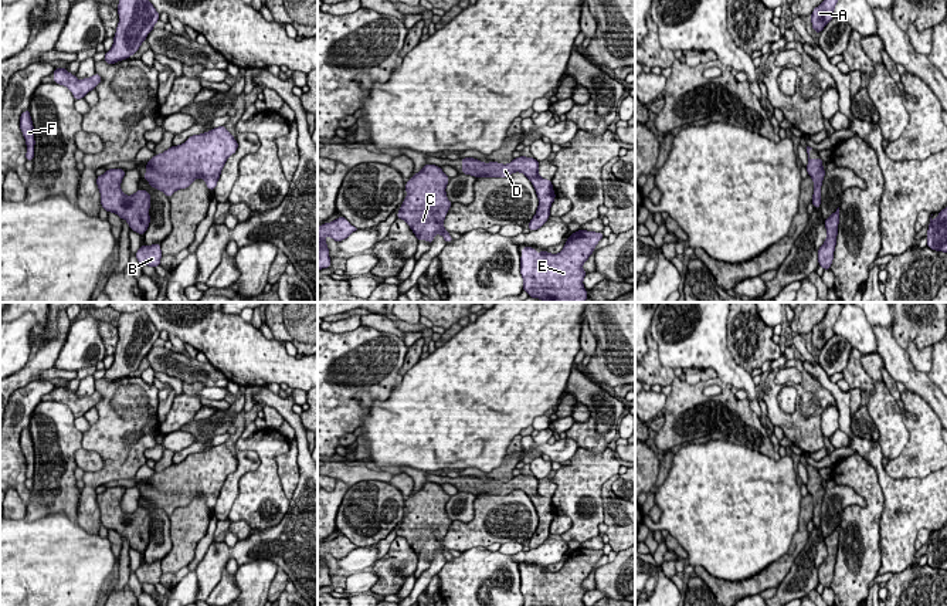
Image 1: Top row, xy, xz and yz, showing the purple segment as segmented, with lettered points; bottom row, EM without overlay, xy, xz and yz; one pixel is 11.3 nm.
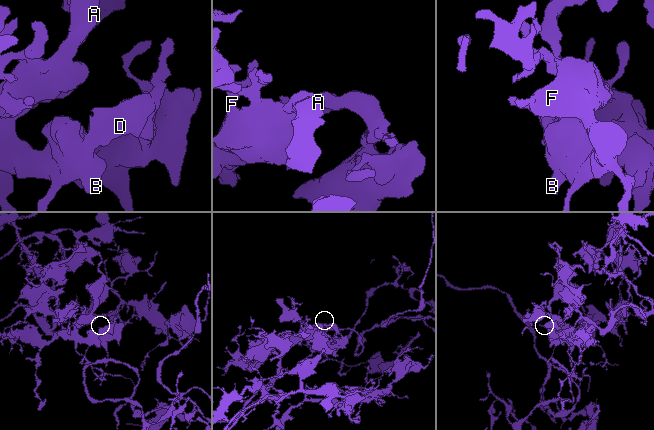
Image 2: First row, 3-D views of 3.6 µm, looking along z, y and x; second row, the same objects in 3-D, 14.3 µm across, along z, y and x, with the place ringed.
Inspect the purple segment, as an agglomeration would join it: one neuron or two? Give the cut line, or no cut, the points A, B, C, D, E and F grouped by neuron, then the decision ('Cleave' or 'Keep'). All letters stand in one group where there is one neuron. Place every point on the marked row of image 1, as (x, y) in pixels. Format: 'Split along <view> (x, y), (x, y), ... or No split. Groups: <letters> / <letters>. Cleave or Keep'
No split. Groups: A B C D E F. Keep

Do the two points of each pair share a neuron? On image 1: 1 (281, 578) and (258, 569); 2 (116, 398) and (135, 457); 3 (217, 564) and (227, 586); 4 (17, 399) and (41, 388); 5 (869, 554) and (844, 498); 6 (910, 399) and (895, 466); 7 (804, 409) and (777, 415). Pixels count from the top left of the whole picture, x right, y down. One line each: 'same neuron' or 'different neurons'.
1: different neurons
2: same neuron
3: different neurons
4: same neuron
5: different neurons
6: same neuron
7: same neuron

